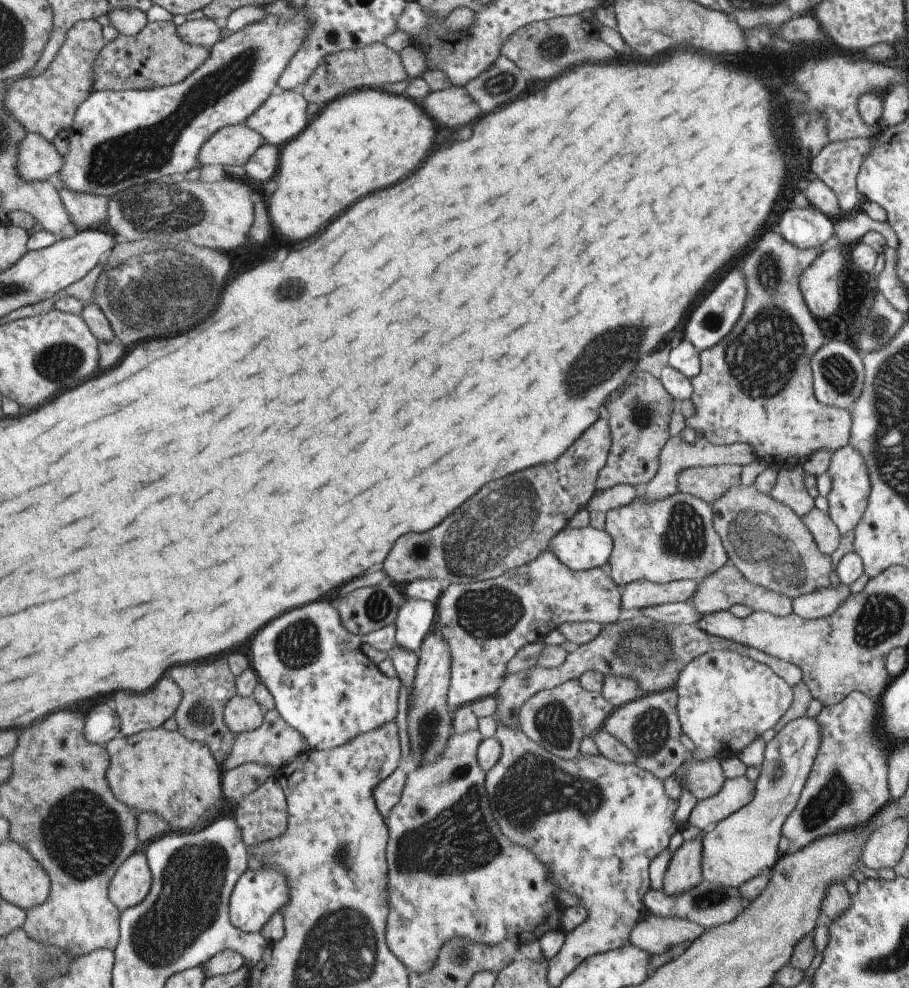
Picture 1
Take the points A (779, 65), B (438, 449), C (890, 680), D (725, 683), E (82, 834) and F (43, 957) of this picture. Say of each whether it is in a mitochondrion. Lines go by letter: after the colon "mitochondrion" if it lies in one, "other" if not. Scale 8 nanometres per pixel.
A: other
B: other
C: other
D: other
E: mitochondrion
F: mitochondrion

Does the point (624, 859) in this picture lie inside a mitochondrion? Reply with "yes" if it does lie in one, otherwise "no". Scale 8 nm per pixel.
no

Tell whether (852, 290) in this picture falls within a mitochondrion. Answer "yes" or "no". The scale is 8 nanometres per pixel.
yes

